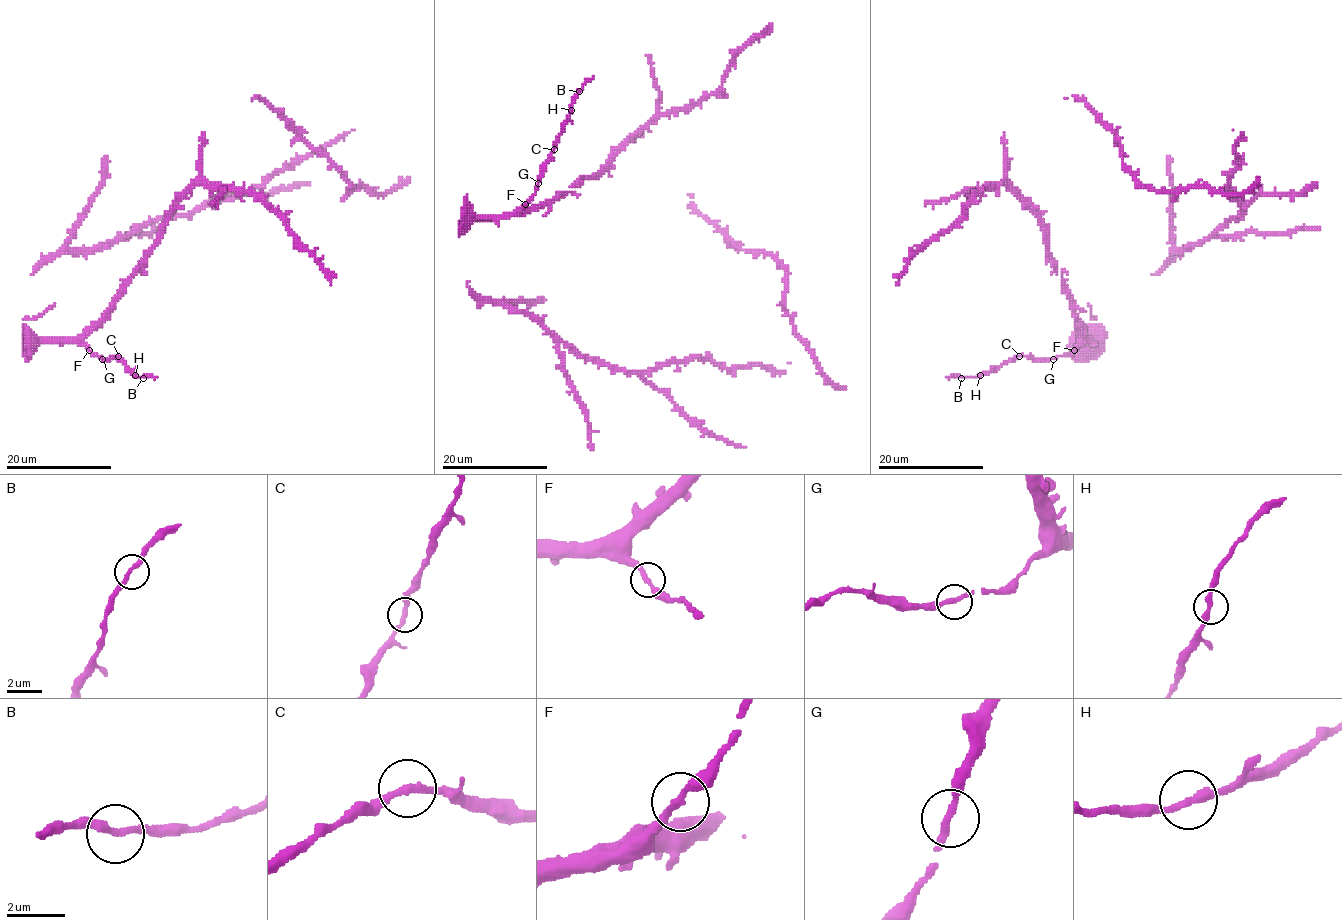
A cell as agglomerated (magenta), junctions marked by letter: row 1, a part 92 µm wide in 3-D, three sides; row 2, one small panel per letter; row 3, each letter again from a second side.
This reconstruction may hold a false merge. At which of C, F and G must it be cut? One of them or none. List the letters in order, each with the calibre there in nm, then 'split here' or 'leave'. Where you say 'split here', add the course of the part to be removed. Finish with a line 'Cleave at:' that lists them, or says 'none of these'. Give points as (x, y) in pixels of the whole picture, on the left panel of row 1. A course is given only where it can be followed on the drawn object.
C: 240 nm | leave
F: 240 nm | leave
G: 240 nm | leave
Cleave at: none of these

